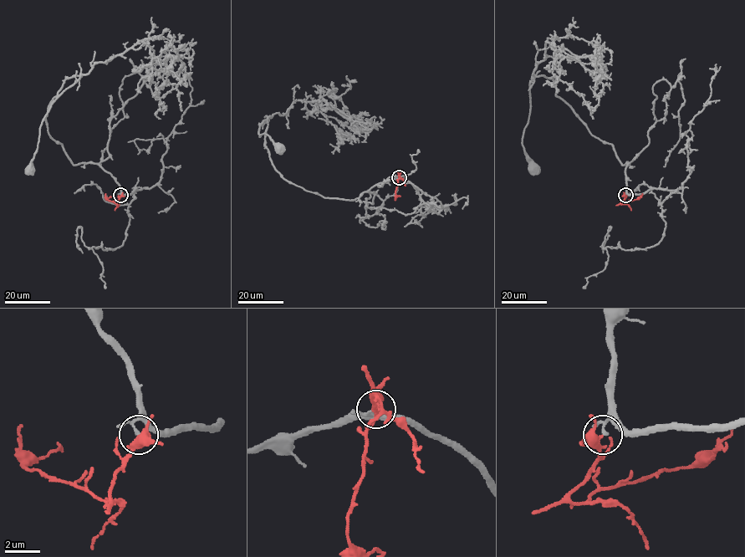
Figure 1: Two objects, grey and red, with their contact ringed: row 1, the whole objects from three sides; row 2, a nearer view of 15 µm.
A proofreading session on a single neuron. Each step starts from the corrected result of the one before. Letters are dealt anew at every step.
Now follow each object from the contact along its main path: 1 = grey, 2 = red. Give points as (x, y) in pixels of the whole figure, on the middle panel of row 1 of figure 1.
1: (399, 177), (354, 199), (324, 197), (282, 178), (267, 152), (262, 121), (260, 136), (267, 134), (280, 148)
2: (399, 177), (395, 200)

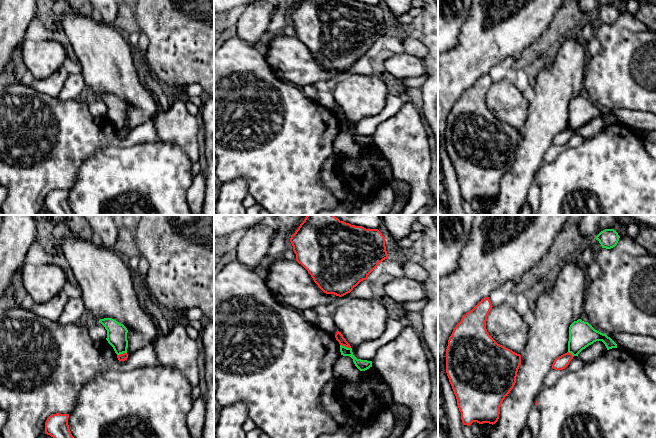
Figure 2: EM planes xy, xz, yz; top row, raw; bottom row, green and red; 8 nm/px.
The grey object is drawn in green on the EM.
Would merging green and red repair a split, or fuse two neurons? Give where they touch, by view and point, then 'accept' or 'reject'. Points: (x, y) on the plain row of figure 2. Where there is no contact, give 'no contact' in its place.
xz (344, 122) | reject

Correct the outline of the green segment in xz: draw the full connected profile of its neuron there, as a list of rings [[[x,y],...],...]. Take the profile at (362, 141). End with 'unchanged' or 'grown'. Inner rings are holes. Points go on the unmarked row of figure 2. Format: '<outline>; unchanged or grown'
[[[340,121],[340,128],[341,128],[341,131],[343,131],[343,132],[350,132],[353,135],[355,142],[360,147],[365,147],[365,146],[369,145],[370,143],[372,143],[372,137],[357,135],[353,131],[352,124],[347,124],[345,122]]]; unchanged

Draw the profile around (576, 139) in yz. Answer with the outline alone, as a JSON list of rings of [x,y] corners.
[[[574,132],[570,137],[569,141],[563,146],[551,145],[546,151],[543,161],[545,163],[550,163],[555,160],[563,151],[569,148],[575,148],[584,143],[586,139],[580,135],[578,132]]]

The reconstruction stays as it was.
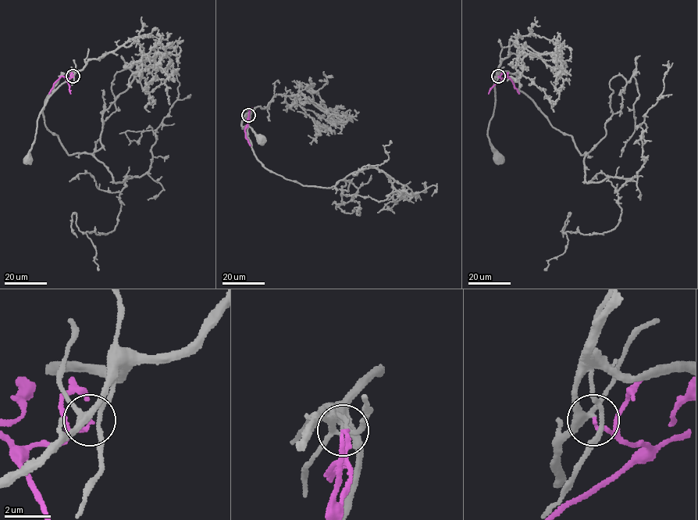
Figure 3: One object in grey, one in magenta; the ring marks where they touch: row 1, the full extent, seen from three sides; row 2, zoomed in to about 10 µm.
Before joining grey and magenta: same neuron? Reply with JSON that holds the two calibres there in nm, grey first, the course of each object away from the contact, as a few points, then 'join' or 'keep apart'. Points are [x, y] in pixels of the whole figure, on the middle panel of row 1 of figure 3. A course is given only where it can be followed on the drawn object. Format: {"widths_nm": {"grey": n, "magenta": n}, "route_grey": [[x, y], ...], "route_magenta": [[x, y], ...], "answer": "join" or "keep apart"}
{"widths_nm": {"grey": 220, "magenta": 160}, "route_grey": [[248, 115], [245, 114], [242, 120], [243, 128], [249, 126], [256, 136], [261, 139]], "route_magenta": [[248, 115], [244, 132], [250, 145]], "answer": "keep apart"}

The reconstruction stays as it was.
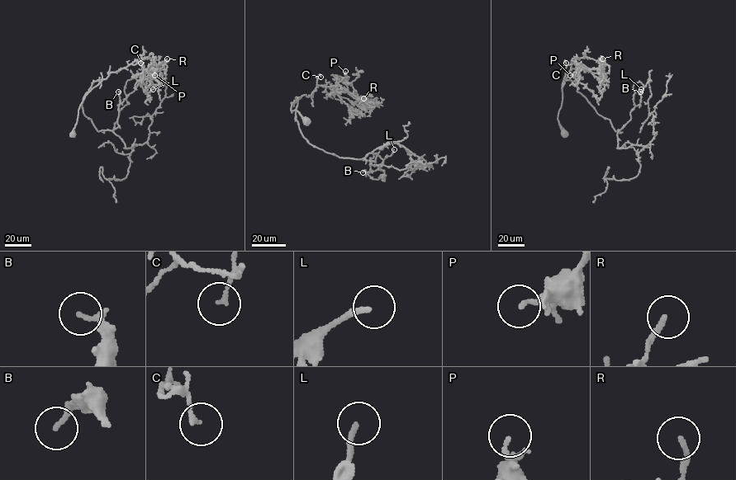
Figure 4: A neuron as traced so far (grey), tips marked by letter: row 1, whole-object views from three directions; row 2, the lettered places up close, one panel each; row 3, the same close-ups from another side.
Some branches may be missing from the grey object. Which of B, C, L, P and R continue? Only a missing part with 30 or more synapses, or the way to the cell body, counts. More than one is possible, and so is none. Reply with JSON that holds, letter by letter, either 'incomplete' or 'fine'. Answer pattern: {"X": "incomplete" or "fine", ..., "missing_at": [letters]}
{"B": "fine", "C": "fine", "L": "incomplete", "P": "fine", "R": "fine", "missing_at": ["L"]}

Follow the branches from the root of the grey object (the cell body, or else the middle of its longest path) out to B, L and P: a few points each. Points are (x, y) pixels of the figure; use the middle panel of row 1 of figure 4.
B: (306, 120), (291, 112), (295, 100), (296, 118), (310, 143), (339, 157), (377, 153), (372, 171), (363, 172)
L: (306, 120), (295, 100), (303, 136), (339, 157), (377, 153), (370, 166), (372, 152), (394, 149)
P: (306, 120), (296, 110), (291, 112), (293, 102), (303, 95), (311, 96), (320, 85), (347, 91), (345, 71)

